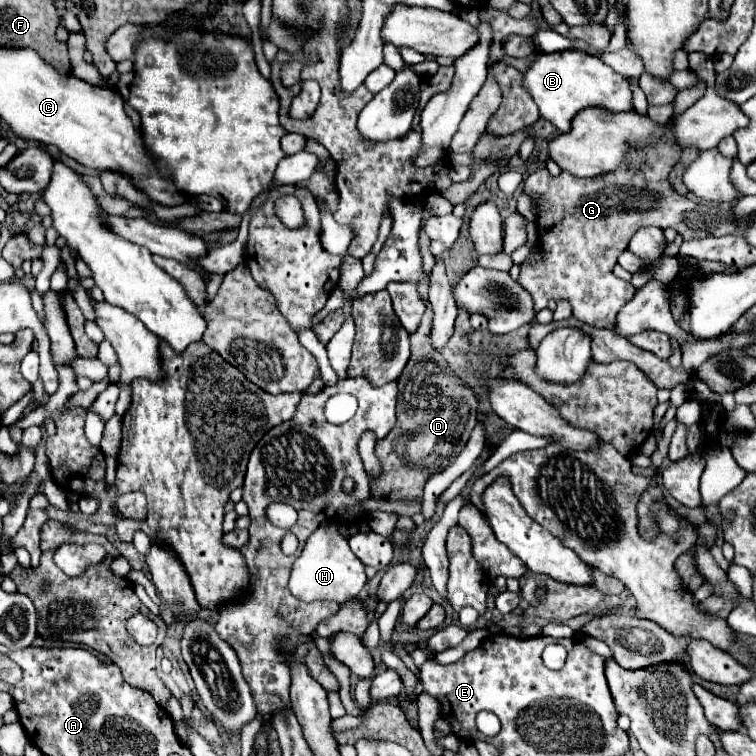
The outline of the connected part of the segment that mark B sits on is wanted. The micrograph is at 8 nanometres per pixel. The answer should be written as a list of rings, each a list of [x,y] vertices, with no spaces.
[[[583,51],[537,55],[535,63],[523,75],[523,85],[533,95],[541,117],[551,121],[563,133],[571,131],[571,119],[587,107],[601,107],[609,113],[633,111],[633,93],[629,79],[615,73],[599,57],[591,57]]]

